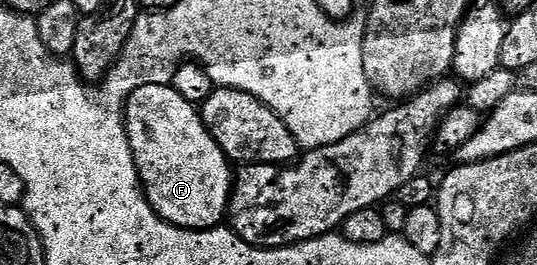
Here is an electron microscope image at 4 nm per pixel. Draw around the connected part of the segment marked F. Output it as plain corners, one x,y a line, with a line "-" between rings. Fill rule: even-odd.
146,84
131,96
126,125
141,183
156,213
184,230
217,229
230,214
234,166
206,128
201,111
170,84

